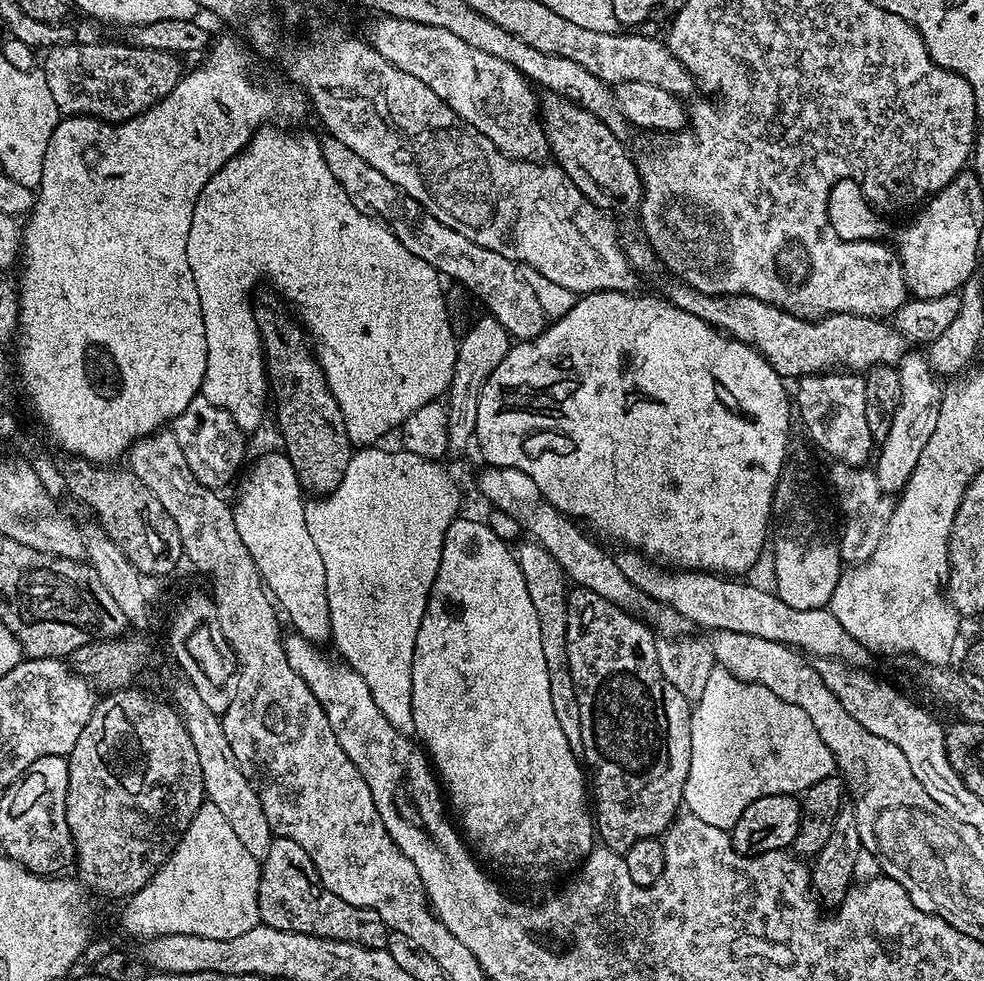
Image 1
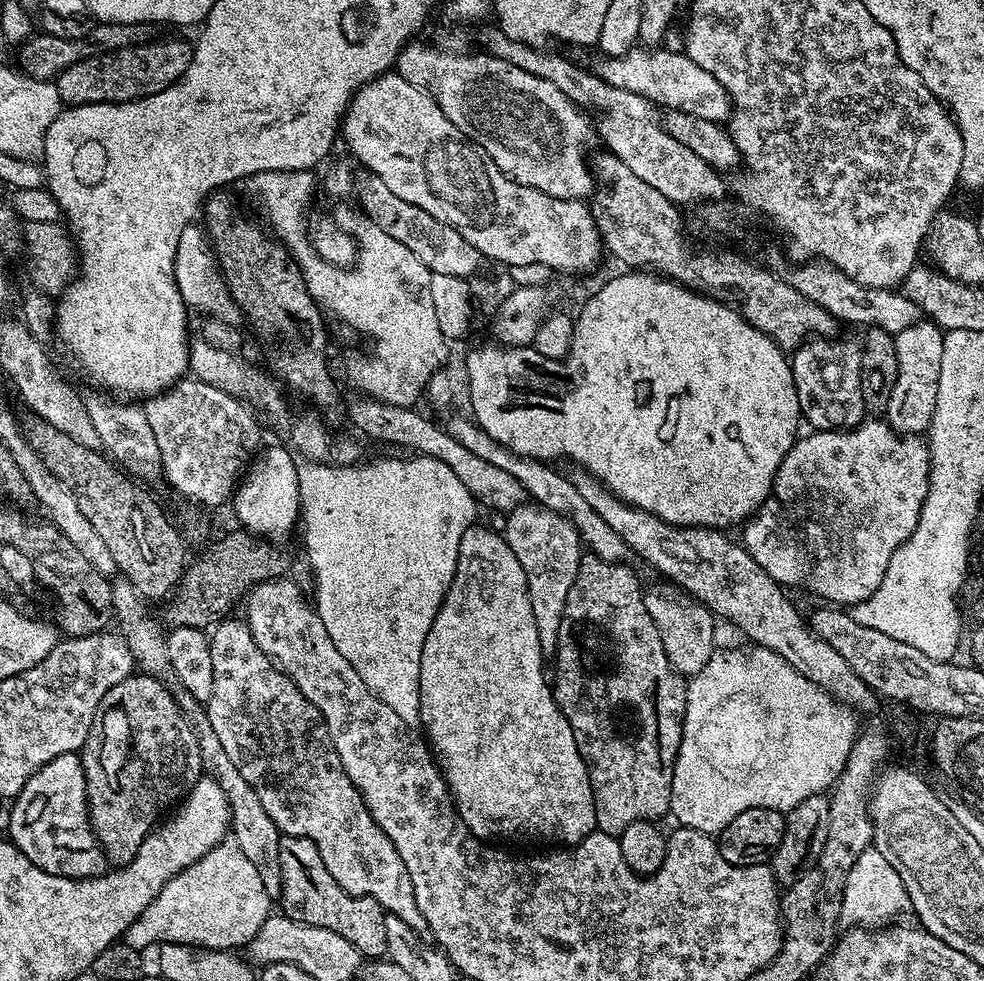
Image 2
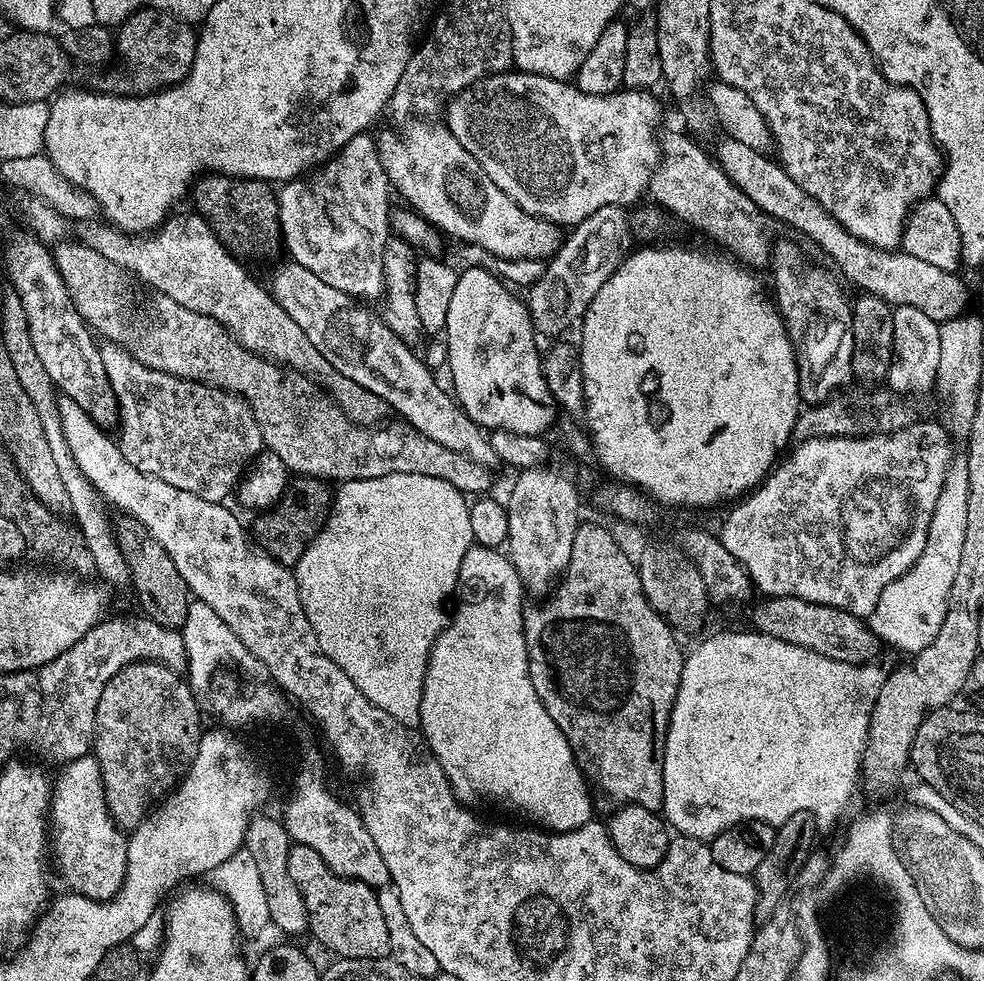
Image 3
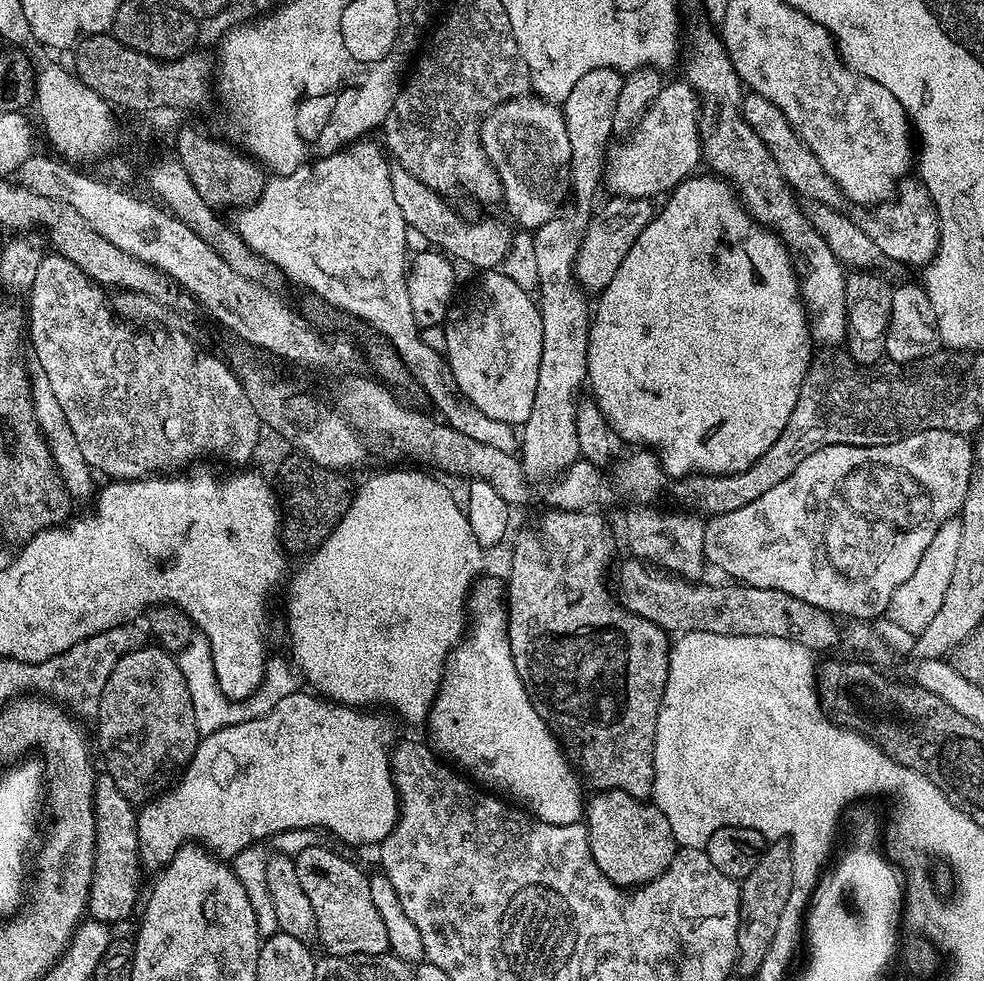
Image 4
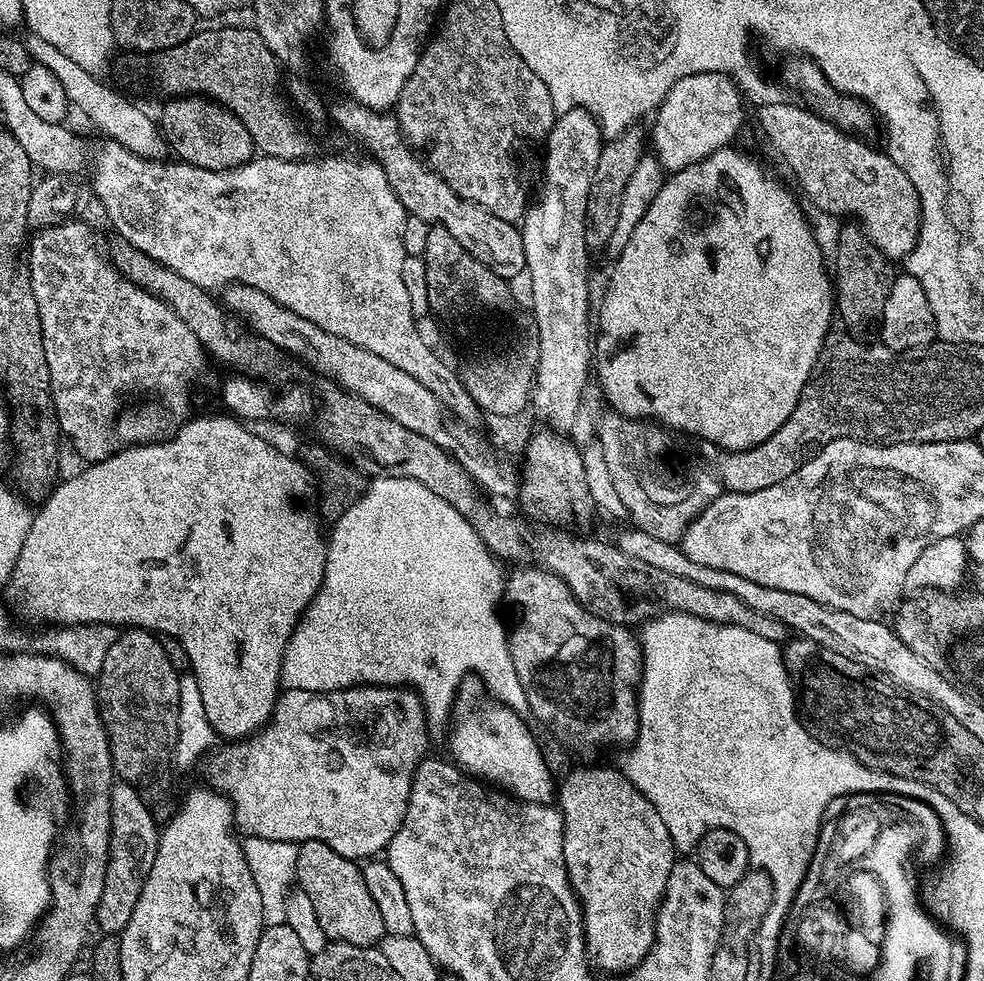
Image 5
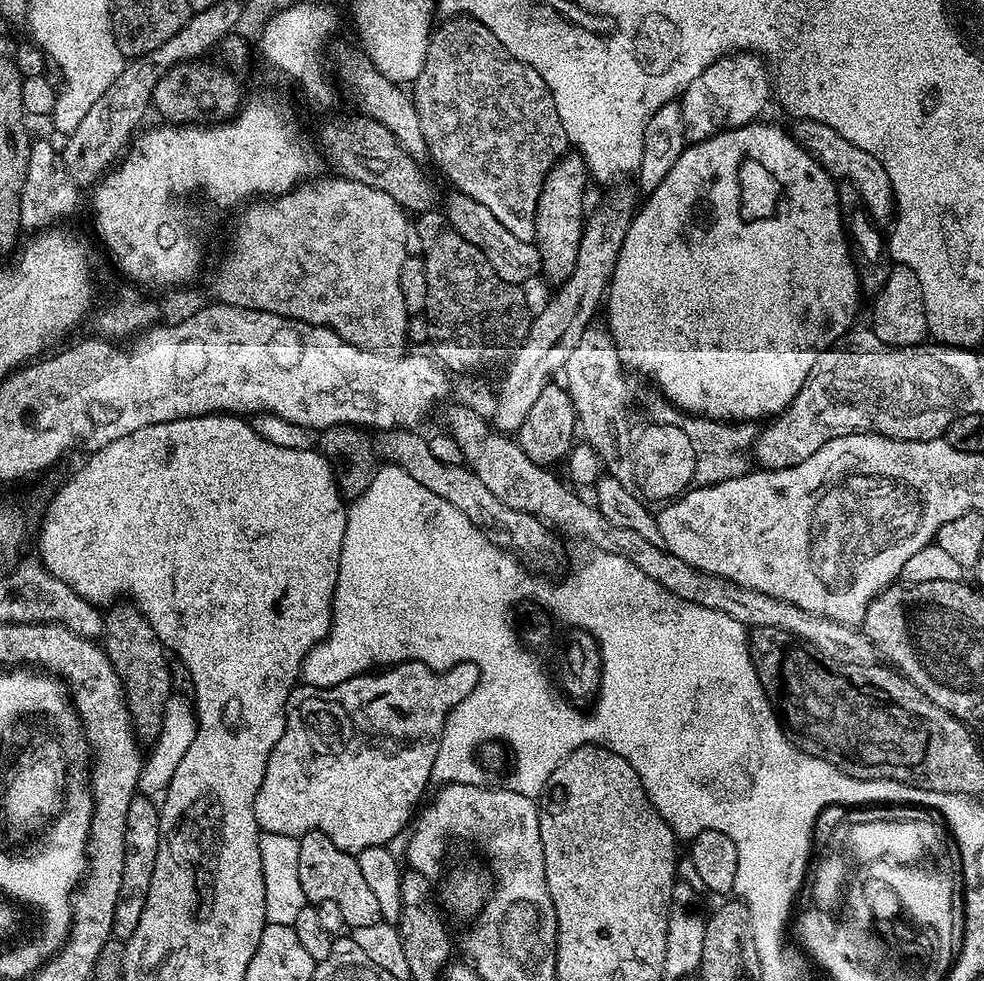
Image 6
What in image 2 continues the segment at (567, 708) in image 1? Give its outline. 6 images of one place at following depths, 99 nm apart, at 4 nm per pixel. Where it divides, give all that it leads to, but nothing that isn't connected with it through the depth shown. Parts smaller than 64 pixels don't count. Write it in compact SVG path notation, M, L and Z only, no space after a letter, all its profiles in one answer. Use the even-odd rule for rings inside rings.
M535 502L521 504L508 512L506 519L508 521L502 527L502 535L526 574L530 610L534 610L534 623L538 625L538 642L545 657L555 657L558 630L566 610L566 594L570 594L570 586L574 586L580 565L581 538L568 517Z

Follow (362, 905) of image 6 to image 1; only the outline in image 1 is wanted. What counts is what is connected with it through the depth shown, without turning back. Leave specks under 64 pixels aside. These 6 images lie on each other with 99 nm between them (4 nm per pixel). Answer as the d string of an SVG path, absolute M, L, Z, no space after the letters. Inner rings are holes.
M276 836L261 863L258 910L259 923L268 924L274 930L341 940L363 948L388 947L390 933L378 913L362 906L350 906L350 902L342 902L338 894L330 894L330 890L322 886L322 878L318 878L310 854L306 854L298 842L290 842L290 838Z

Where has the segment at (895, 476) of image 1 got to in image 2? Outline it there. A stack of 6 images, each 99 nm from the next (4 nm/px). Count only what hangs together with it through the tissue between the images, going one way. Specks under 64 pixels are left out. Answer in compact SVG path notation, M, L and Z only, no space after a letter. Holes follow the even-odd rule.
M927 318L896 334L897 377L886 413L886 423L901 436L920 436L927 433L934 418L934 406L938 402L938 374L942 371L942 342L944 332Z

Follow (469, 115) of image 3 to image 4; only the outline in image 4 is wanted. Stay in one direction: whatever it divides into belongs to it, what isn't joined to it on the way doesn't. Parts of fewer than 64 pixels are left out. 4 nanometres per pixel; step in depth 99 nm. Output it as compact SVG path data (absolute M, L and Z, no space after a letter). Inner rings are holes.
M687 82L680 84L665 83L664 88L658 94L658 98L644 112L644 117L637 122L634 131L627 137L625 144L620 144L611 149L606 156L606 167L602 180L608 184L609 193L617 196L629 196L630 198L663 197L671 193L697 171L702 164L702 149L700 147L700 97ZM535 94L516 96L513 100L507 100L496 107L494 118L481 119L480 141L486 158L494 166L504 187L503 207L508 207L509 214L521 224L521 229L538 229L546 222L550 222L550 218L558 215L570 192L572 151L564 114L557 105Z

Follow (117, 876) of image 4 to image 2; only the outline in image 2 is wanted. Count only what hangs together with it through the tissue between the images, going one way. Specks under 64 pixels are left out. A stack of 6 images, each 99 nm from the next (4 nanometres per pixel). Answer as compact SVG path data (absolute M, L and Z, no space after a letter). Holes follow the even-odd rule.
M77 753L58 754L58 758L43 764L28 779L26 786L22 786L11 804L7 839L19 852L26 854L34 866L46 874L71 880L89 880L92 876L105 875L110 861L96 843L92 823L88 820L86 774Z

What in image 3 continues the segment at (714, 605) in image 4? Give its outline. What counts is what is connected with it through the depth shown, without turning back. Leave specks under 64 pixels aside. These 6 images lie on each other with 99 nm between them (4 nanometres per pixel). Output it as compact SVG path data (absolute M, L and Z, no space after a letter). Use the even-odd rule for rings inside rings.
M769 596L752 608L751 627L774 638L805 647L847 664L866 664L877 659L882 642L861 617L834 606L822 606L793 596Z

